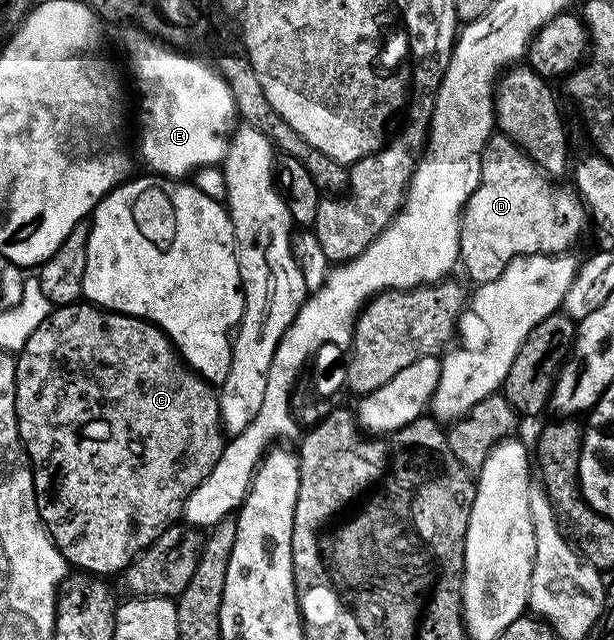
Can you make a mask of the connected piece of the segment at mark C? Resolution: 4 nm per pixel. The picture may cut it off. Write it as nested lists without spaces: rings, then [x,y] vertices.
[[[77,301],[52,309],[45,320],[35,327],[16,355],[16,420],[24,452],[32,463],[34,477],[34,505],[40,510],[52,540],[73,568],[93,571],[96,575],[119,576],[165,530],[171,528],[184,513],[184,503],[210,477],[218,457],[222,457],[226,436],[220,425],[220,397],[217,388],[193,371],[165,331],[148,319],[123,315],[120,311],[106,311],[94,303]]]

